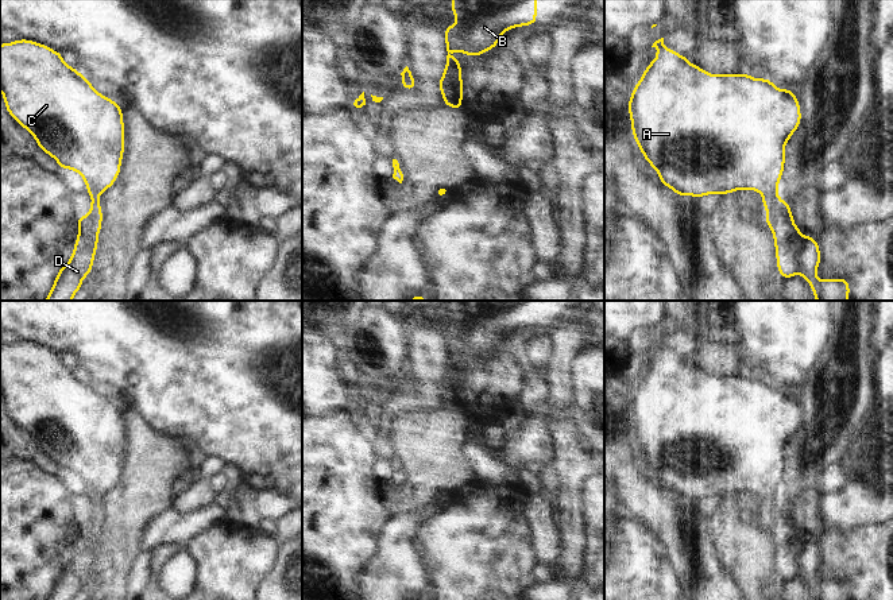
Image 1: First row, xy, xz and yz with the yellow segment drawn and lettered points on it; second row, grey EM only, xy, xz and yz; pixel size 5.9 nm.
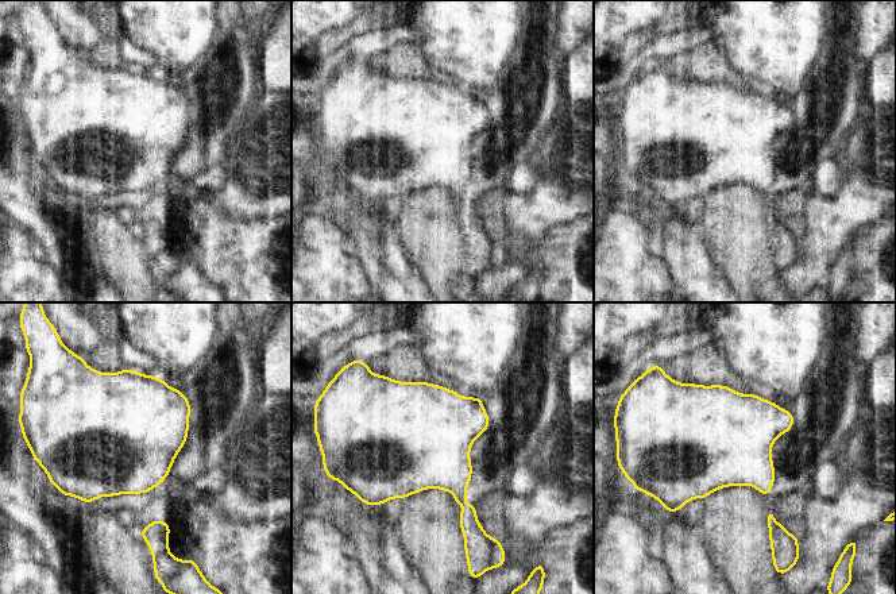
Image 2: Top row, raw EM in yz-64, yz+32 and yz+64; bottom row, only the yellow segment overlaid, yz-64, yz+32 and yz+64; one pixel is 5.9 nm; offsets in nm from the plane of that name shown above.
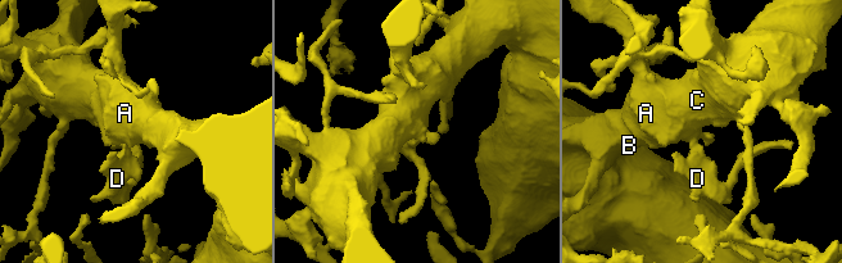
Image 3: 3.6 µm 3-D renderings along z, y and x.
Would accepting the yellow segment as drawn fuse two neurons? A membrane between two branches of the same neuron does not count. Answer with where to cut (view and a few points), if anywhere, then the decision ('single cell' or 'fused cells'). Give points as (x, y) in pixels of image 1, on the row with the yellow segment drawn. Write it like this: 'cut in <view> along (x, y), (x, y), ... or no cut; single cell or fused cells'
no cut; single cell

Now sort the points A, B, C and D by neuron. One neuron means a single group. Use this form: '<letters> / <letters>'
A B C D

